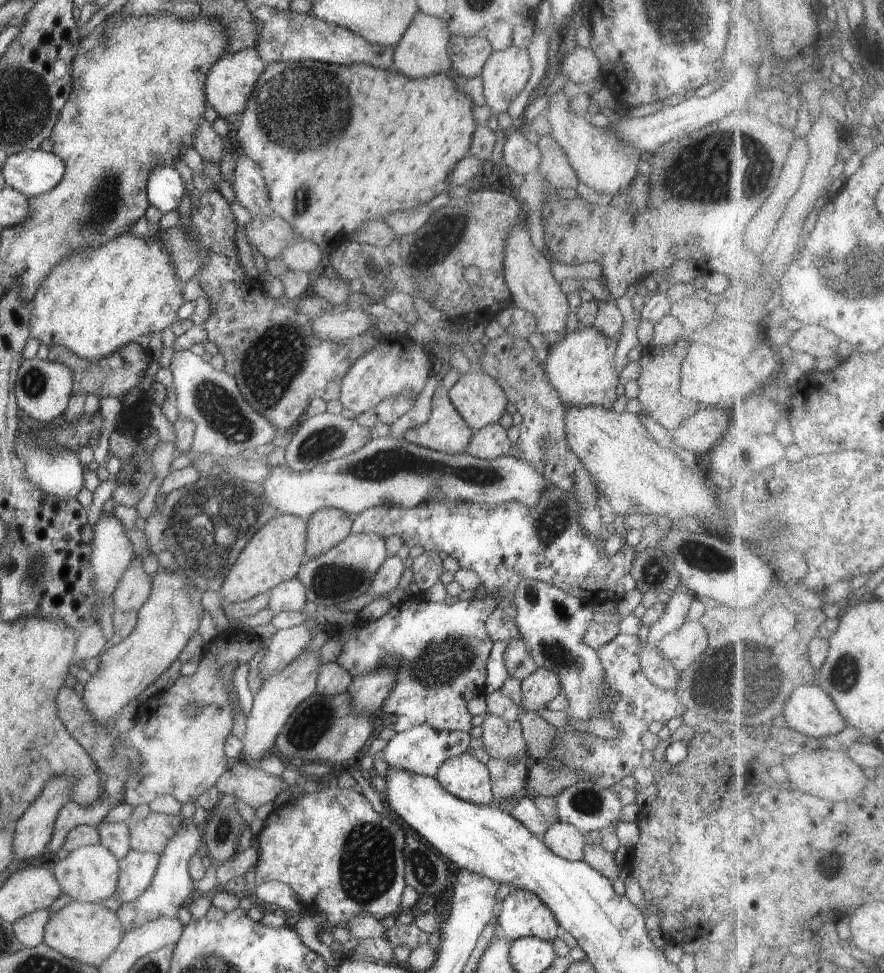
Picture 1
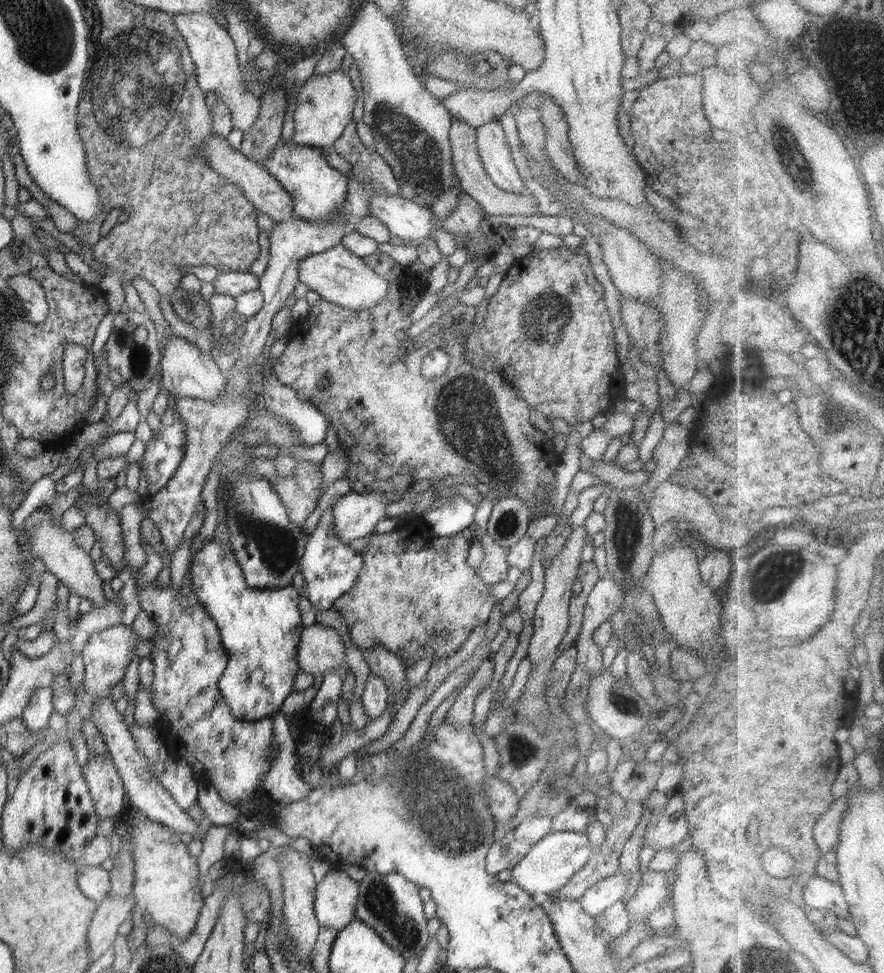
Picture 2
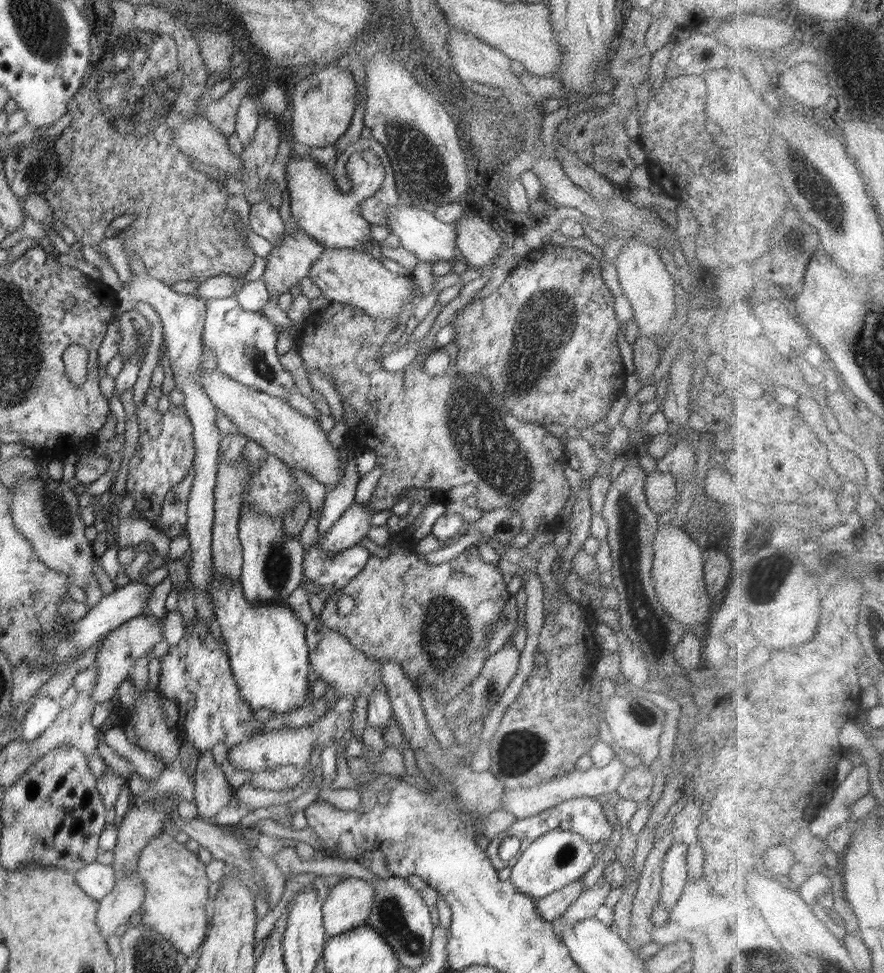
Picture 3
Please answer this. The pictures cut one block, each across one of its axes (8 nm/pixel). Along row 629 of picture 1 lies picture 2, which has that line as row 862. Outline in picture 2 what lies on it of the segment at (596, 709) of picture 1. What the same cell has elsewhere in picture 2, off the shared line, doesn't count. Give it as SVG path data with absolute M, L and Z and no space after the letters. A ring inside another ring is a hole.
M559 831L548 834L535 843L526 856L511 869L514 882L531 897L540 894L550 896L586 866L593 852L587 833Z

